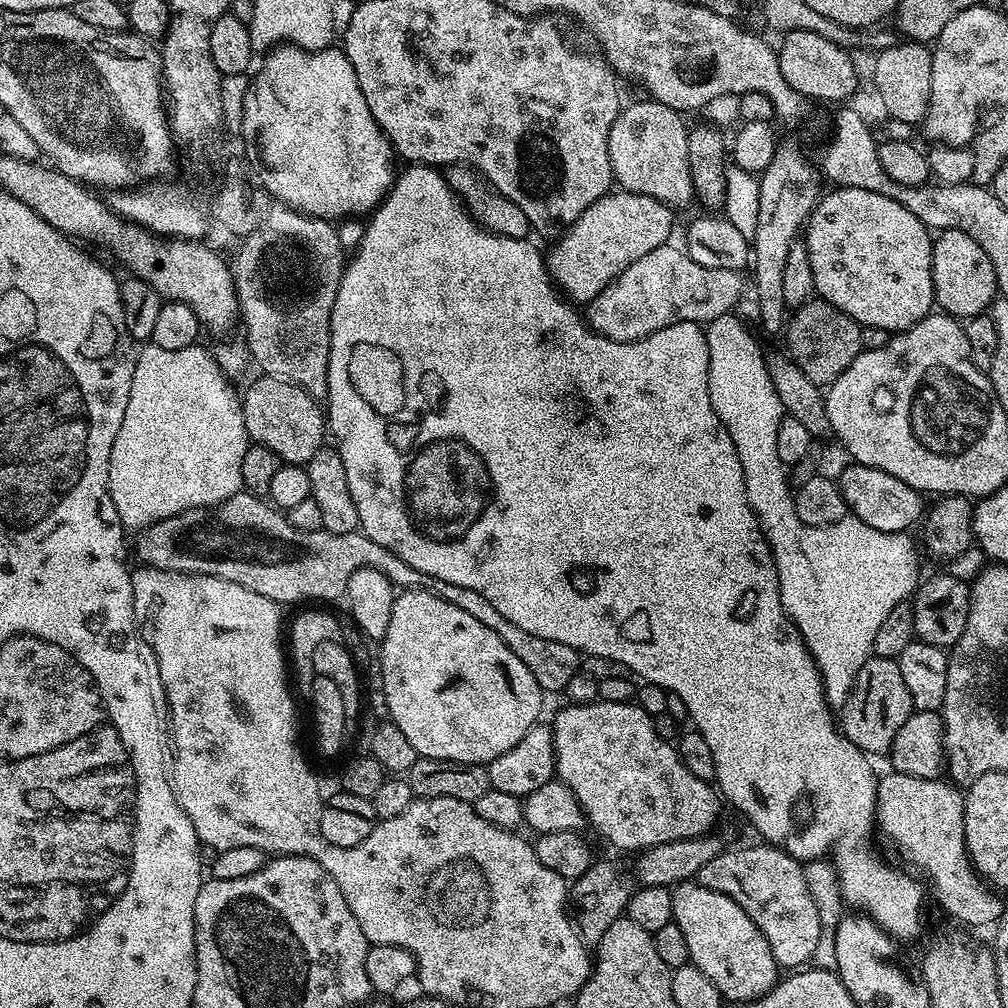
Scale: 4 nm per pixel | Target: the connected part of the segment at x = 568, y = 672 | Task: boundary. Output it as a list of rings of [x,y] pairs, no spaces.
[[[441,580],[431,581],[430,590],[446,602],[458,606],[458,610],[466,610],[466,614],[474,614],[474,618],[478,618],[482,626],[494,630],[494,634],[498,634],[498,638],[502,638],[502,642],[506,642],[506,646],[510,646],[514,654],[518,654],[518,659],[525,664],[526,670],[534,674],[538,686],[544,689],[545,693],[563,693],[566,682],[570,682],[570,678],[574,678],[574,674],[581,671],[581,653],[570,646],[562,646],[562,642],[550,642],[538,638],[538,634],[526,634],[526,630],[514,626],[514,622],[506,622],[506,618],[502,618],[502,614],[494,610],[494,605],[486,602],[486,598],[482,598],[482,594],[477,594],[475,590],[466,590],[466,586],[454,586]]]

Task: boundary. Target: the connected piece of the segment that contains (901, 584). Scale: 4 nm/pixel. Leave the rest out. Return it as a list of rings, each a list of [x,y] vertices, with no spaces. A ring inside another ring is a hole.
[[[854,515],[842,517],[834,522],[840,528],[840,580],[781,580],[780,601],[784,607],[784,615],[800,632],[808,652],[814,658],[816,669],[820,671],[820,680],[824,683],[824,699],[829,708],[843,709],[846,698],[854,686],[854,678],[858,670],[873,655],[874,638],[878,638],[878,630],[882,621],[894,610],[894,606],[905,603],[915,593],[921,583],[920,556],[916,553],[916,544],[908,532],[887,532],[874,530],[874,526],[866,526]]]

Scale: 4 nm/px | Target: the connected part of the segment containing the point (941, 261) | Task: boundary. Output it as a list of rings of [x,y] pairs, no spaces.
[[[946,230],[939,233],[932,242],[932,285],[934,304],[939,311],[968,322],[971,316],[980,316],[989,311],[992,301],[997,299],[996,292],[997,261],[992,260],[962,230]]]

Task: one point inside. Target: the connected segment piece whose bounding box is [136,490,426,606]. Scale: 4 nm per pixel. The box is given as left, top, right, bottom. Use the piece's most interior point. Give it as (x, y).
(246, 539)

